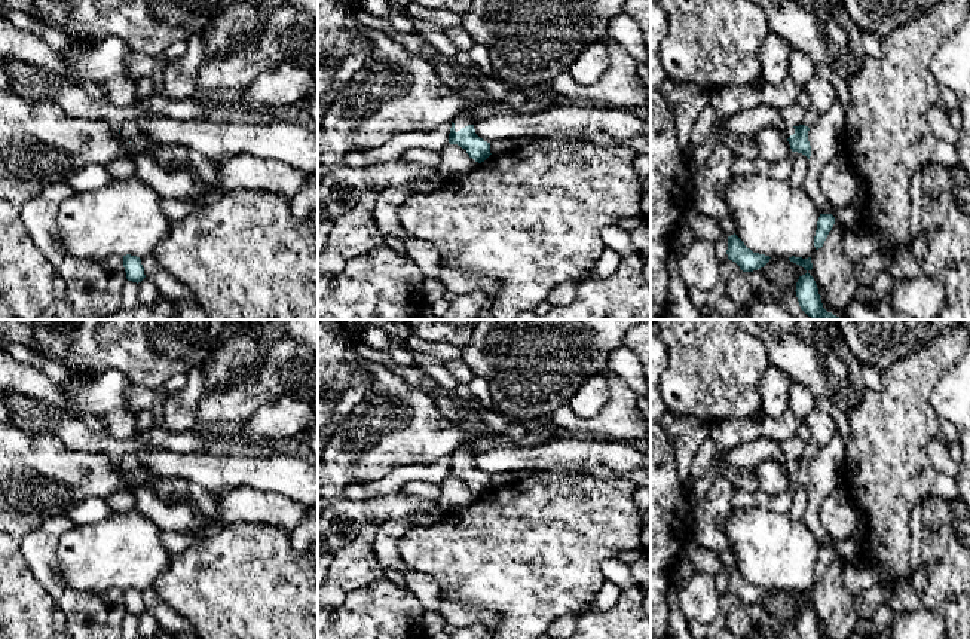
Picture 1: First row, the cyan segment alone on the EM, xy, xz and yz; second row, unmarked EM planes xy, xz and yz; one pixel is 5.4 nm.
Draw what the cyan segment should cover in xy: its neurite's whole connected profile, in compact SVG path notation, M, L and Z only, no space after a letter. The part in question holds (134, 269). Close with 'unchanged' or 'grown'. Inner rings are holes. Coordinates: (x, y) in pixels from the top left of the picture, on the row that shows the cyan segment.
M131 254L123 256L123 267L128 281L138 284L146 278L141 259L137 256L131 256Z; unchanged

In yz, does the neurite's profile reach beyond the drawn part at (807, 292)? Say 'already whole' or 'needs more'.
already whole

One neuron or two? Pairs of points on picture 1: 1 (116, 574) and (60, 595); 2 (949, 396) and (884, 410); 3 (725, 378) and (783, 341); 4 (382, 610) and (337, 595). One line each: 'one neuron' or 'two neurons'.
1: two neurons
2: two neurons
3: two neurons
4: two neurons

